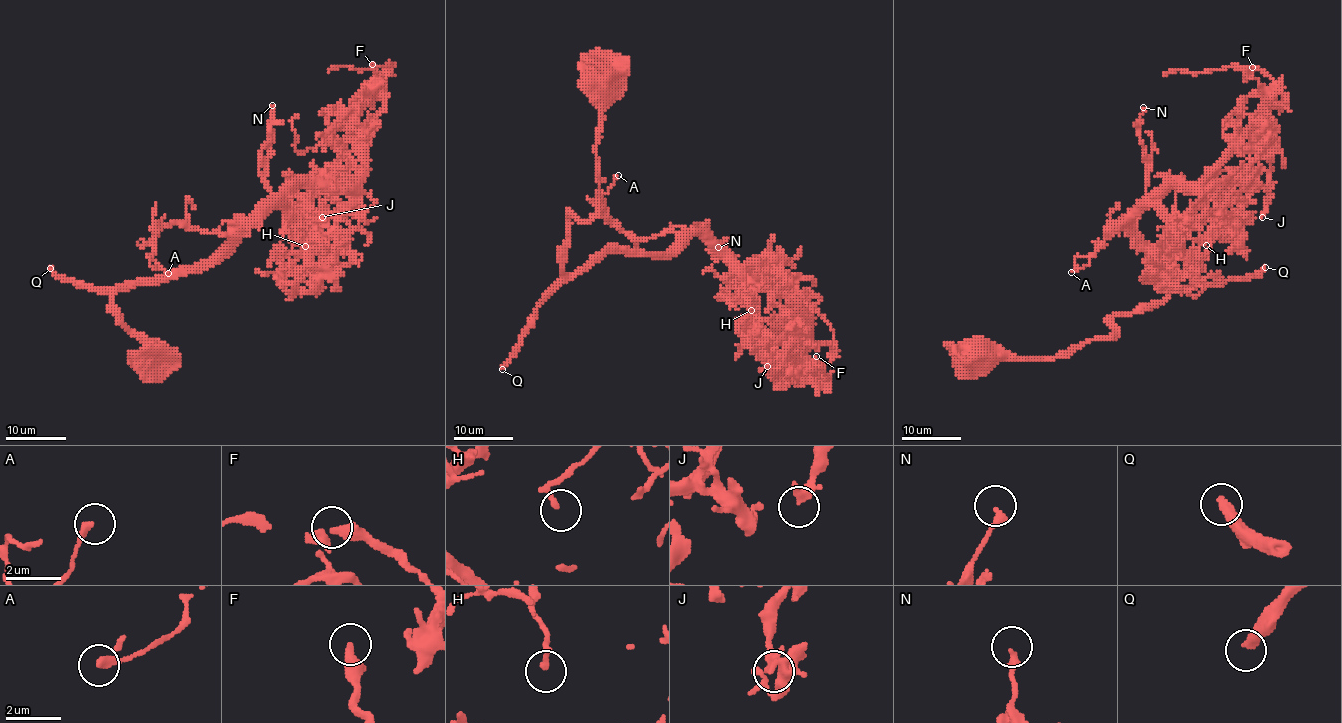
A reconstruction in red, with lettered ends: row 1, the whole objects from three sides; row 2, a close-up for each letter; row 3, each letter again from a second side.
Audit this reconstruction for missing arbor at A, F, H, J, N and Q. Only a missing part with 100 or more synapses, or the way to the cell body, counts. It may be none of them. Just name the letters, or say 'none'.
Q

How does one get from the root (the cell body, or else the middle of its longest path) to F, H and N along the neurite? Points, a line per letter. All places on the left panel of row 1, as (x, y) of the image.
F: (155, 356), (120, 322), (117, 290), (199, 272), (296, 187), (349, 185), (372, 64)
H: (155, 356), (120, 322), (120, 287), (199, 272), (296, 187), (353, 185), (331, 182), (299, 215), (305, 246)
N: (155, 356), (112, 297), (197, 272), (272, 194), (259, 171), (272, 105)

